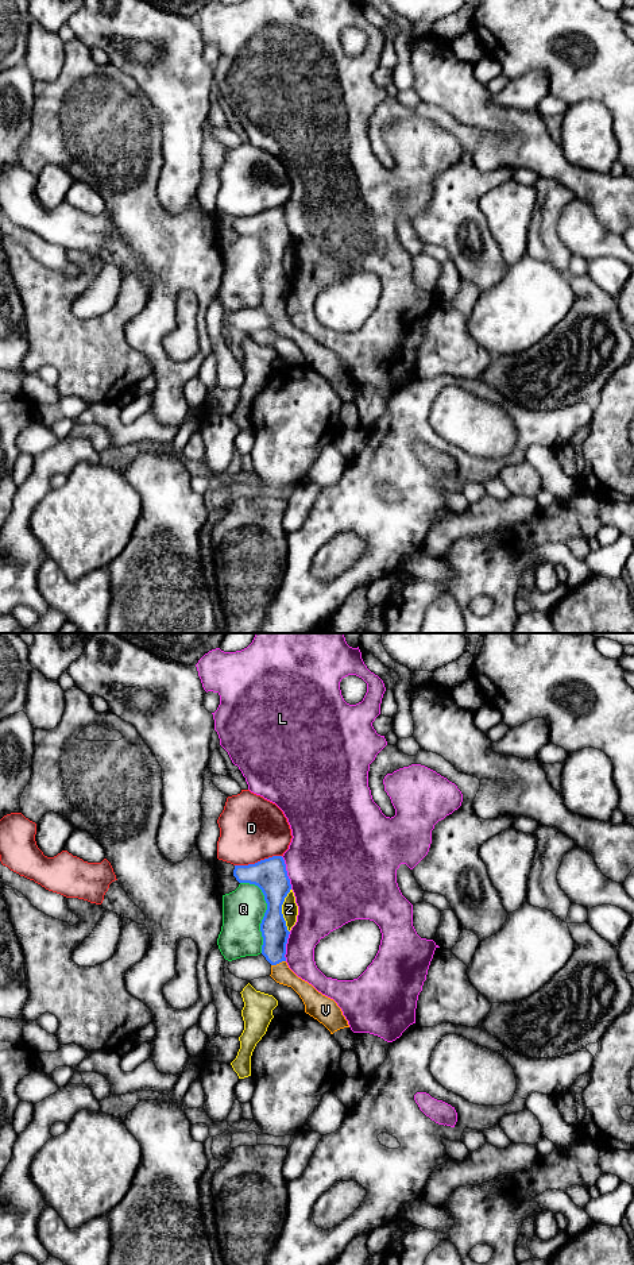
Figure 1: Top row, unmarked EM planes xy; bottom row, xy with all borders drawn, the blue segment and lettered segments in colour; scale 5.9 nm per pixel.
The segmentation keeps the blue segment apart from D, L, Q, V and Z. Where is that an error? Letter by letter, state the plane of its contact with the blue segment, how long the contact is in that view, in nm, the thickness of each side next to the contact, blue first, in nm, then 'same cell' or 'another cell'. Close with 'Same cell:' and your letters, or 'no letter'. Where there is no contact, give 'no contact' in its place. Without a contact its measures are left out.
D: xy | 280 nm | 200/380 nm | another cell
L: xy | 220 nm | 200/500 nm | another cell
Q: xy | 440 nm | 200/260 nm | another cell
V: xy | 90 nm | 160/120 nm | same cell
Z: xy | 260 nm | 200/100 nm | another cell
Same cell: V

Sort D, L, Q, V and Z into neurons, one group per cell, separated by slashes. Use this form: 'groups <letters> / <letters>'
groups D / L / Q / V / Z

